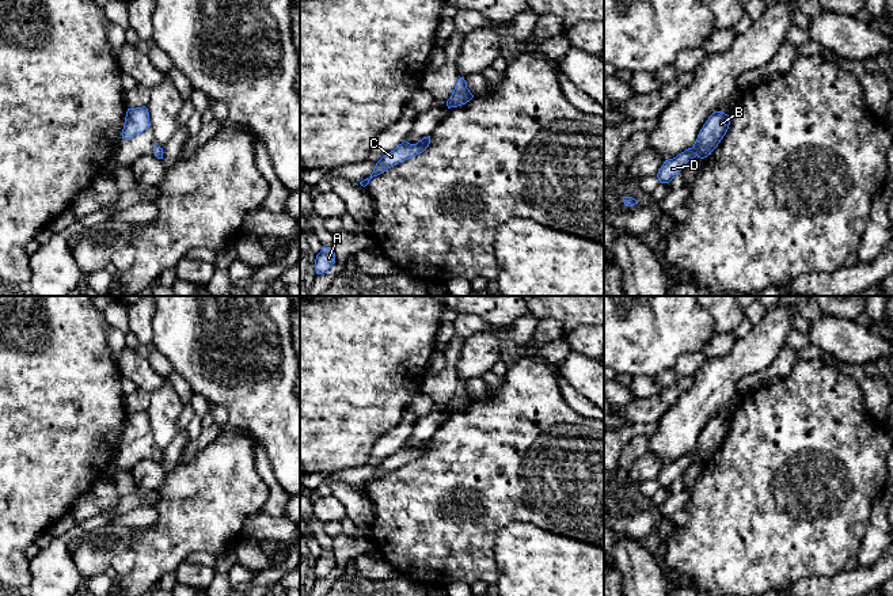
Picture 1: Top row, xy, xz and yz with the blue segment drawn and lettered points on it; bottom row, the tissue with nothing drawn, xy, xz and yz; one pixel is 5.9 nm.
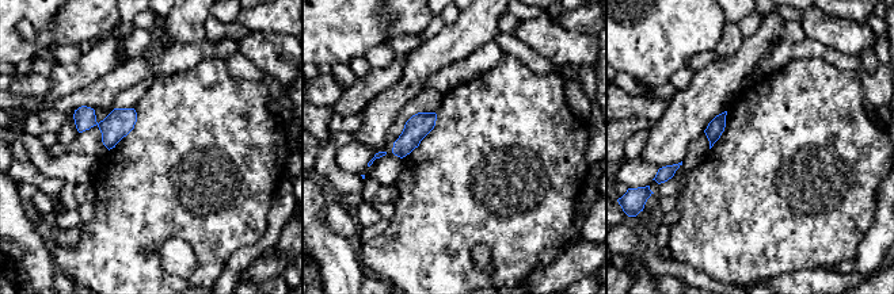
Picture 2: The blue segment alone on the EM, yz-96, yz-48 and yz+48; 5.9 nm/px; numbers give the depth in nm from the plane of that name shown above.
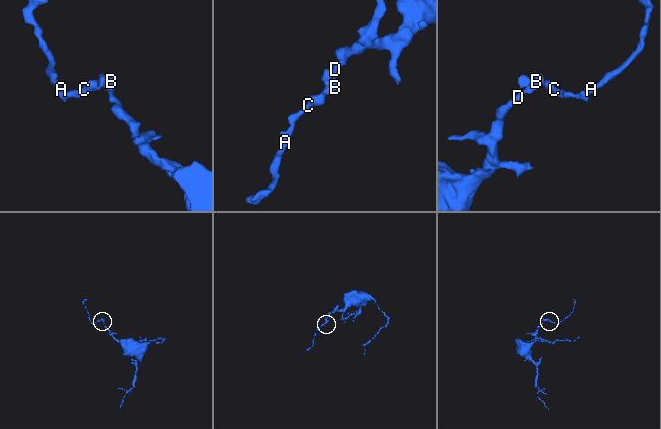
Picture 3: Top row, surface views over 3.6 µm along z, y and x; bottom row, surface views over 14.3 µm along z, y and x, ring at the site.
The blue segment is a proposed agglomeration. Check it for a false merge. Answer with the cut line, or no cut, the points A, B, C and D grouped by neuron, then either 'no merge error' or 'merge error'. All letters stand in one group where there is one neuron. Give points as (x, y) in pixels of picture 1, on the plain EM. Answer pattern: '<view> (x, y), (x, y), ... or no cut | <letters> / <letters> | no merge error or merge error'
no cut | A B C D | no merge error

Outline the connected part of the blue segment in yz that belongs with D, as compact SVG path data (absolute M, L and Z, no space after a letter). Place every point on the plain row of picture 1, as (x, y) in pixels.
M722 415L712 417L700 433L694 451L664 466L657 478L660 486L669 487L691 463L696 460L704 463L711 459L726 439L729 429L727 418Z

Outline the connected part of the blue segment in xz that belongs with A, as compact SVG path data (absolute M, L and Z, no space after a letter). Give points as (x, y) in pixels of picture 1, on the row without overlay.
M324 551L322 555L316 559L315 563L315 574L316 578L327 577L328 573L335 567L335 557L332 551Z

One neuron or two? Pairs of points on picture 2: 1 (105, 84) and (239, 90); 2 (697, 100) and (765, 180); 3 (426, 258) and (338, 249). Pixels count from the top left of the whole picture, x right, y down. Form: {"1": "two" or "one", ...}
{"1": "two", "2": "two", "3": "two"}

